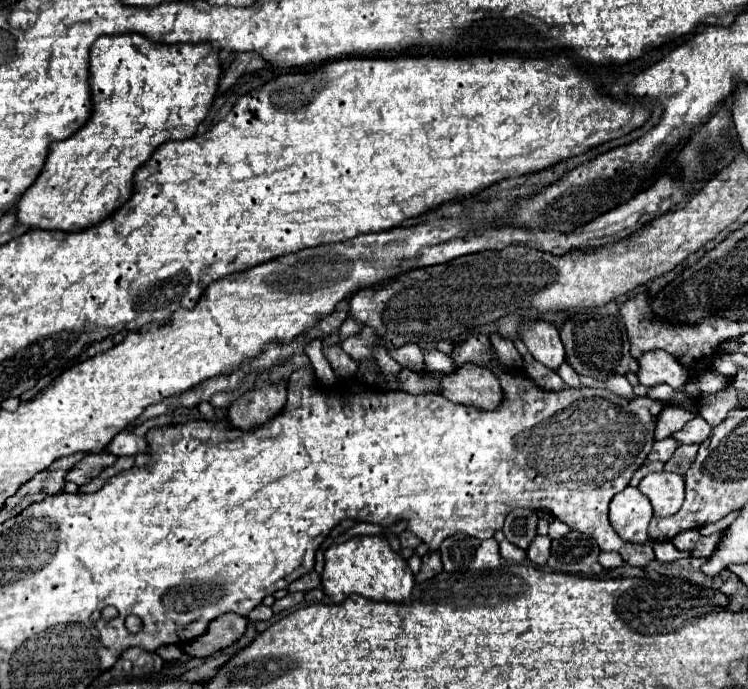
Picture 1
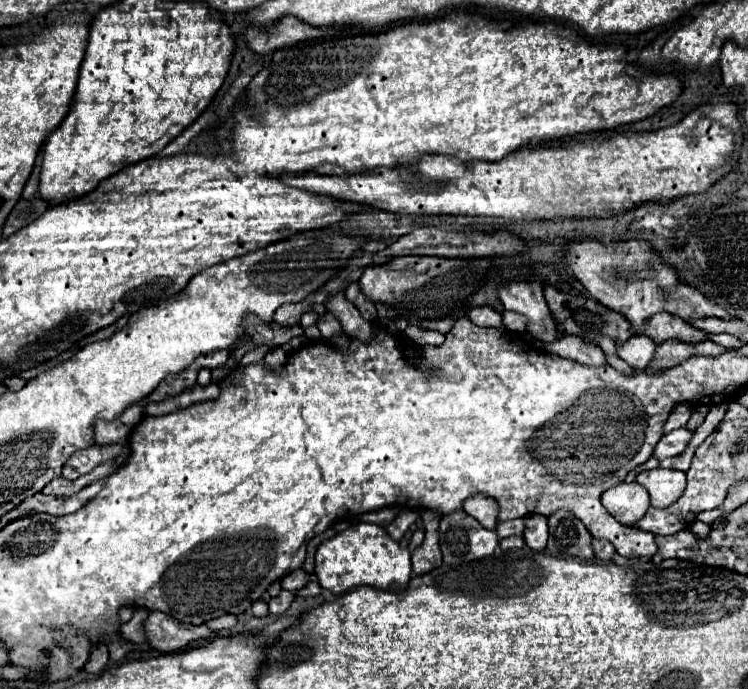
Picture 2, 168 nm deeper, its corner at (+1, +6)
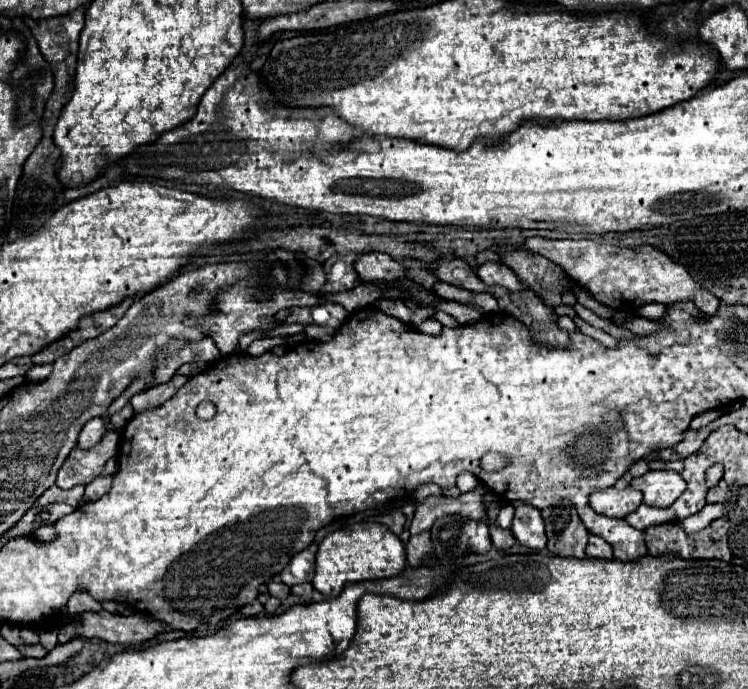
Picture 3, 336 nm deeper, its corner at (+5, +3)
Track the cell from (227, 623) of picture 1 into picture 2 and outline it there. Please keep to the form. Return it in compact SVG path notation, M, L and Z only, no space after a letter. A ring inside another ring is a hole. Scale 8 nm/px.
M158 611L150 613L150 617L144 623L144 629L150 645L162 653L178 653L190 643L212 635L212 629L206 623L202 625L180 623L178 619Z

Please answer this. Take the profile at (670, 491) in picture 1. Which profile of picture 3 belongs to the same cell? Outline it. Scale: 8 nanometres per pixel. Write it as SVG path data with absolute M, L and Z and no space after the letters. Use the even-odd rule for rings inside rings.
M648 470L644 476L630 482L632 488L644 494L644 502L654 508L672 506L686 490L686 482L678 472L672 470Z

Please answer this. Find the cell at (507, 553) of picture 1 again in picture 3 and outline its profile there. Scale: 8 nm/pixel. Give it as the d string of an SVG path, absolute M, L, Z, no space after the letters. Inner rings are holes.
M488 524L490 526L490 538L492 538L492 544L500 550L506 550L510 546L514 546L516 538L510 530L502 530L502 528L496 528L494 524Z

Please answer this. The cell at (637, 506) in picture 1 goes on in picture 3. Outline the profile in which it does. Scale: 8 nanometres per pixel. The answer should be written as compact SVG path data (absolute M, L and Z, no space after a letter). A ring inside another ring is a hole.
M632 486L622 490L618 488L604 488L590 494L590 506L594 512L610 516L610 518L624 518L626 514L634 512L642 504L642 492Z

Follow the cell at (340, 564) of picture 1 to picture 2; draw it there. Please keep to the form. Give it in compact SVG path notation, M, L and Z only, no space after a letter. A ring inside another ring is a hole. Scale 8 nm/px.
M358 523L336 537L324 541L316 551L316 569L314 569L318 583L334 595L346 593L352 587L368 585L384 591L398 591L406 589L412 573L410 565L410 551L400 547L386 529L374 523Z

